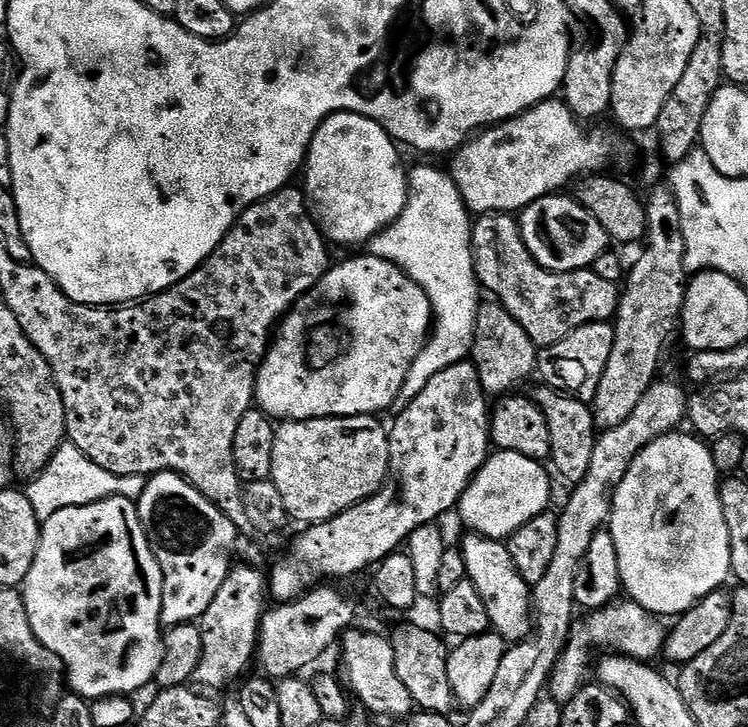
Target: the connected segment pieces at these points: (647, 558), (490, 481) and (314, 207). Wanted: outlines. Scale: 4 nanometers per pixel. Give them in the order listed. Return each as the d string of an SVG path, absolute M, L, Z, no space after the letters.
M677 430L667 436L650 442L636 455L626 478L618 486L618 490L612 498L612 515L610 517L610 531L614 538L614 546L618 546L618 566L620 567L620 583L627 599L633 600L638 606L652 612L661 618L679 618L685 612L689 612L702 598L706 598L712 592L721 591L724 583L732 576L732 559L730 558L730 530L726 530L726 514L722 514L722 498L720 486L721 473L716 471L712 449L699 435L683 436L683 431Z
M495 451L488 457L486 463L480 468L478 474L471 480L470 486L460 496L460 503L456 507L457 514L467 531L475 535L488 537L491 540L503 541L517 532L531 518L547 511L550 504L550 478L551 473L546 472L547 467L534 459L526 458L525 455L518 454L517 451Z
M335 112L318 126L308 158L302 169L303 191L306 193L308 210L325 241L336 244L367 245L383 228L388 228L402 214L408 201L408 172L400 161L401 149L378 122L353 112Z

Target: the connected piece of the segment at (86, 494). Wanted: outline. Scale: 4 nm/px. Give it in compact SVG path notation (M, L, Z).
M65 442L58 446L54 458L50 458L48 465L27 485L26 491L30 506L34 506L34 514L43 522L50 518L50 514L58 514L58 510L86 506L111 496L137 501L144 489L144 481L145 477L142 476L110 474L110 470L102 470L98 462L90 462L90 458L82 454L78 446Z

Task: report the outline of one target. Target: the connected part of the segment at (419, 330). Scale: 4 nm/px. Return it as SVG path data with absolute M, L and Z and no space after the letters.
M363 255L356 256L353 260L342 261L337 268L336 265L329 267L324 277L306 295L301 296L288 309L288 315L283 317L282 323L271 341L268 355L265 356L264 363L260 365L256 374L255 403L260 411L267 414L267 416L271 416L273 421L325 420L331 416L376 416L396 404L398 394L402 390L402 382L406 382L406 374L410 370L414 358L418 358L418 354L428 342L430 329L434 324L432 303L426 294L426 290L422 290L422 286L418 286L418 282L411 280L401 268L377 256Z

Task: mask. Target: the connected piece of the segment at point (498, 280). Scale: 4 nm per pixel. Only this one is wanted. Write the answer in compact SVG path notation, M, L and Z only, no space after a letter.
M484 214L473 223L472 257L483 291L496 295L495 303L501 304L530 334L537 349L562 342L566 334L574 334L587 324L611 321L620 304L621 289L590 270L551 272L537 264L526 250L517 217L512 214Z

